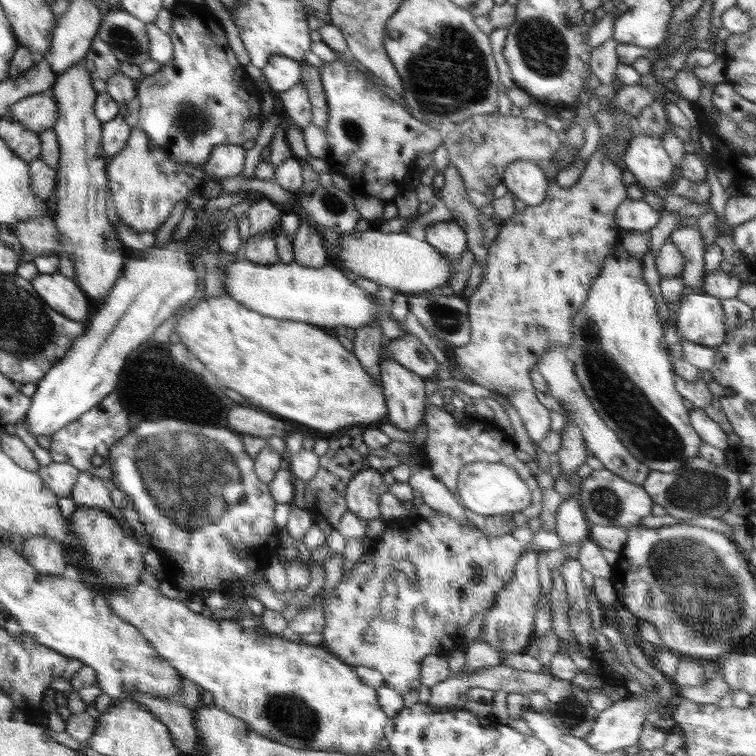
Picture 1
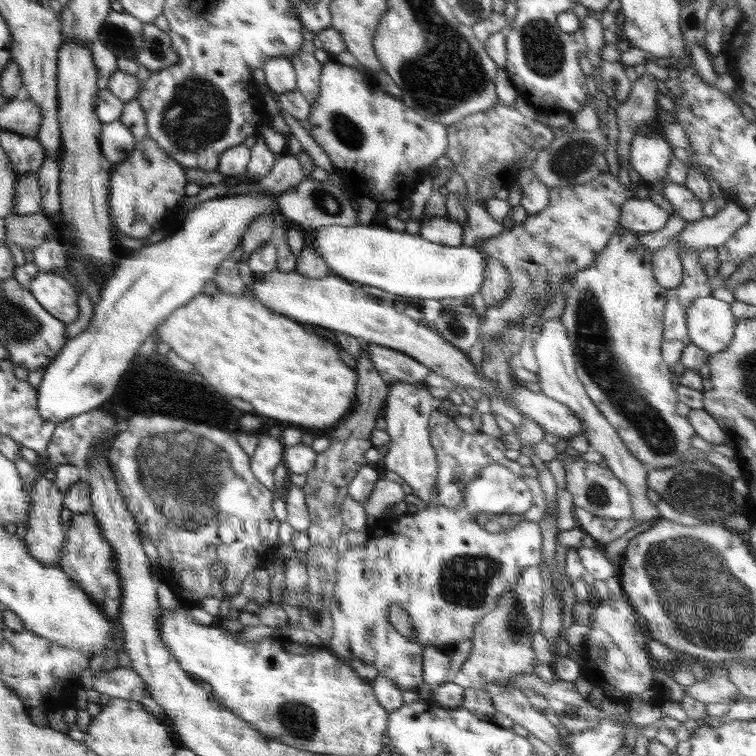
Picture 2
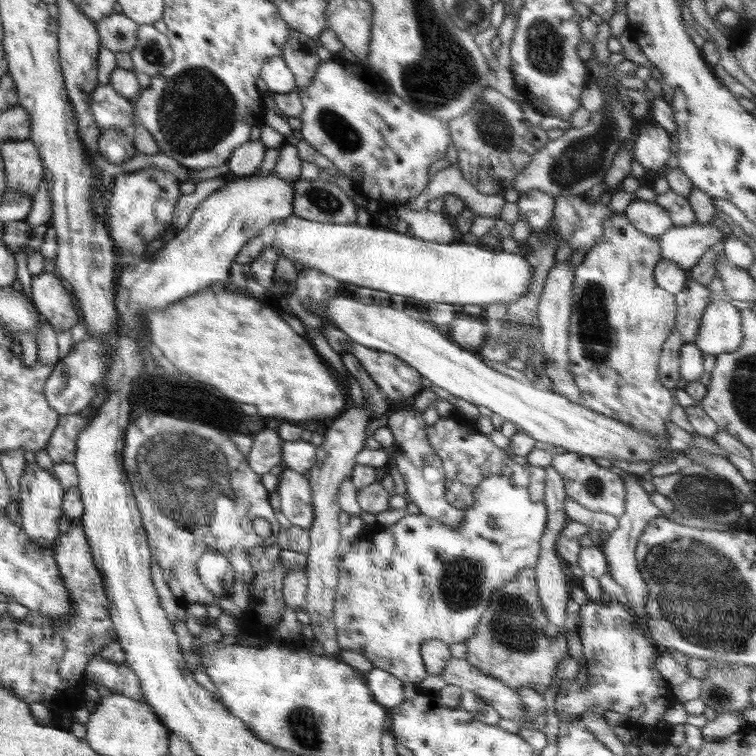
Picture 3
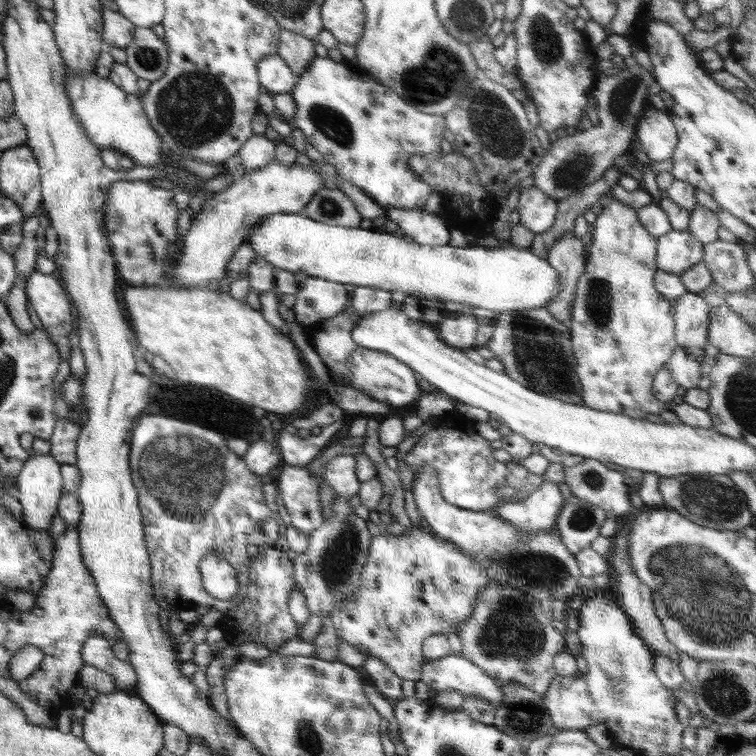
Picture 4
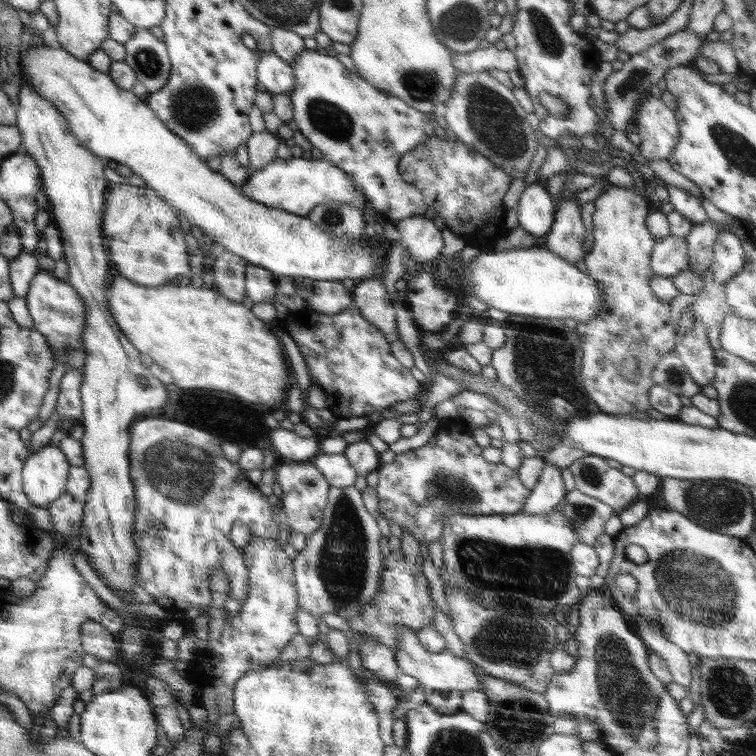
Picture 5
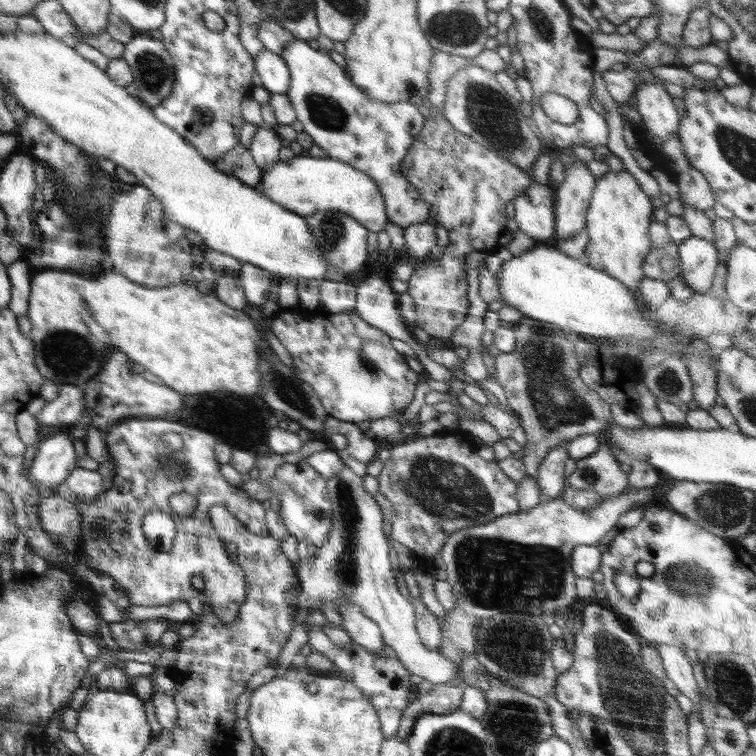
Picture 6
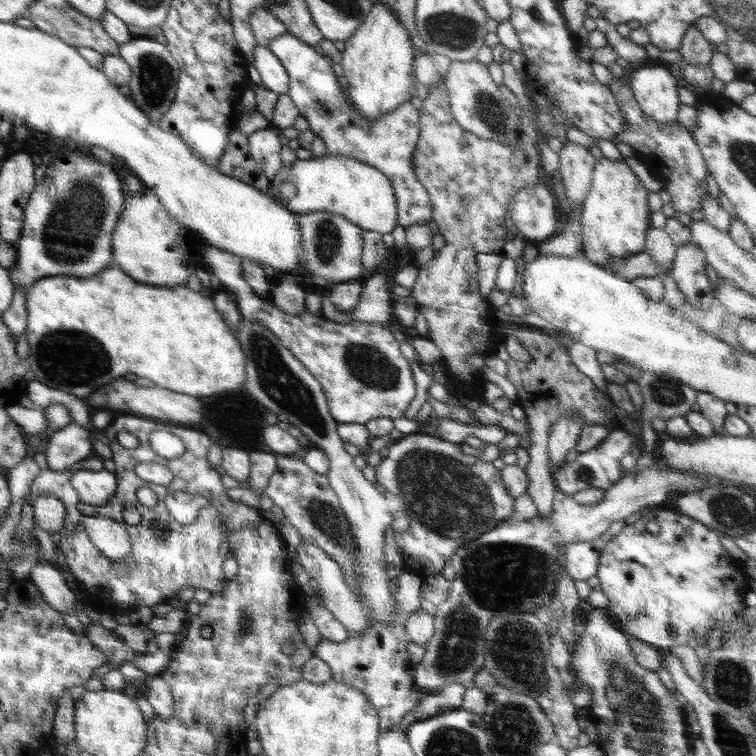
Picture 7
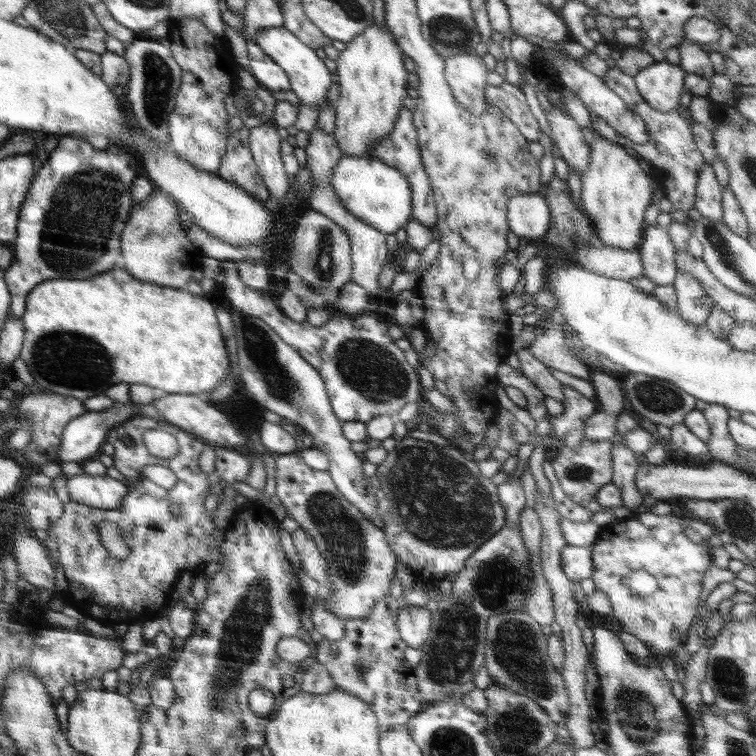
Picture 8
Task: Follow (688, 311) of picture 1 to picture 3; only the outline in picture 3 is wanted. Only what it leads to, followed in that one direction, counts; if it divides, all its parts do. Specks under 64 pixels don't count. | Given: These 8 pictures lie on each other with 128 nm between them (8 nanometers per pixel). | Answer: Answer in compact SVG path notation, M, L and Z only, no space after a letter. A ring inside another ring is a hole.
M724 296L713 297L702 316L700 330L694 344L704 353L715 356L720 353L734 353L744 342L741 311Z

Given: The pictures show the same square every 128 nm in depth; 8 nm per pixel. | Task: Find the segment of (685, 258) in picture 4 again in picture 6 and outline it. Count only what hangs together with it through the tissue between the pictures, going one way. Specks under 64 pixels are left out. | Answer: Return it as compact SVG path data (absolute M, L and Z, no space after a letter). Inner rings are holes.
M670 242L662 248L651 248L642 263L642 272L646 278L669 281L680 274L680 256L678 245Z

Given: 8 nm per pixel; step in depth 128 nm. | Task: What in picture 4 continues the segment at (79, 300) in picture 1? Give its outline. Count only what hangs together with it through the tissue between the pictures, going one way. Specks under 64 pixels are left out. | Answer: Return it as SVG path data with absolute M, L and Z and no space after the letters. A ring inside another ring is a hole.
M36 270L28 278L24 289L42 322L42 328L50 336L68 336L73 331L75 309L60 280Z

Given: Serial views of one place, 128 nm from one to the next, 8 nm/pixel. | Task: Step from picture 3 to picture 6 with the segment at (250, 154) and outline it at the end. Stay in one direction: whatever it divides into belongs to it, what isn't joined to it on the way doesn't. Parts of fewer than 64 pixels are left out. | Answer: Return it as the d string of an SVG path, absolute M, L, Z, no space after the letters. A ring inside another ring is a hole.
M262 126L253 137L248 150L258 168L266 171L281 162L279 151L285 145L286 143L281 140L276 130Z

